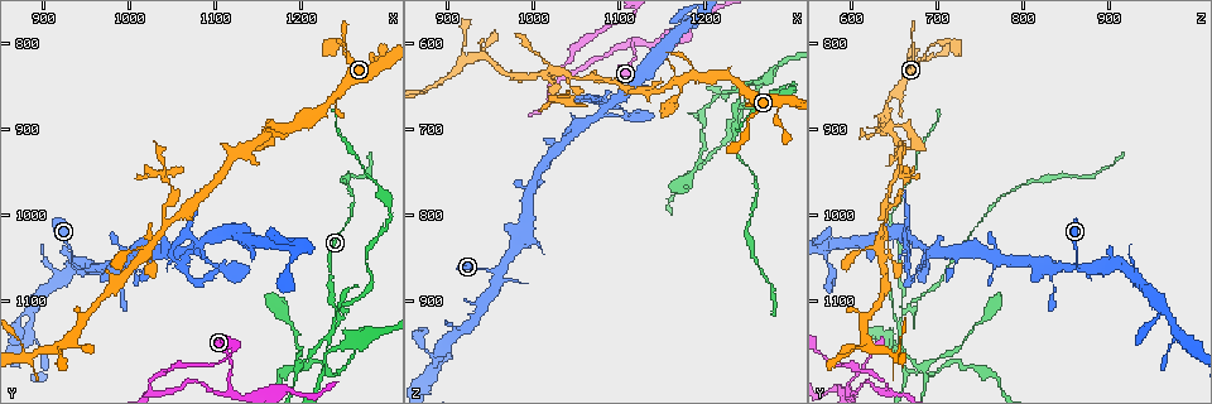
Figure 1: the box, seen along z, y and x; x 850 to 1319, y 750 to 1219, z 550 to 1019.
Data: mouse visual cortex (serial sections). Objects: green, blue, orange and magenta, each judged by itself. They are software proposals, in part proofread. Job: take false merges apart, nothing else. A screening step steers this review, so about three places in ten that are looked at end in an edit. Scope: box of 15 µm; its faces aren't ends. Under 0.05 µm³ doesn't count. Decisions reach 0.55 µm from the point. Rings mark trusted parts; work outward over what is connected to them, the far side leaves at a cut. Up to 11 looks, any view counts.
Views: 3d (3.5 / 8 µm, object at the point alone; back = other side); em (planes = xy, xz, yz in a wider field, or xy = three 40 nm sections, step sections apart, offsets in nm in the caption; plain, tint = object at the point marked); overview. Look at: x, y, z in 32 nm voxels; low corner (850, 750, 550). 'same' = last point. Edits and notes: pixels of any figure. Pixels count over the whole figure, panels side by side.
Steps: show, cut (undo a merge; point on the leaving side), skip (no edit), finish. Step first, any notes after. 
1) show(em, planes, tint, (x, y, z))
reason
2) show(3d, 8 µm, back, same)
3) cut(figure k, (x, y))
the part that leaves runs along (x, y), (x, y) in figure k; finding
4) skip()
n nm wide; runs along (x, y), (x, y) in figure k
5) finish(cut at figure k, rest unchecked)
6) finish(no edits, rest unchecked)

show(3d, 3.5 µm, back, (1220, 880, 635))
sudden change in width

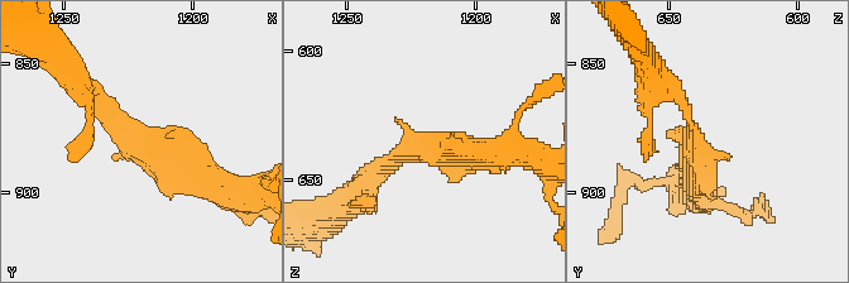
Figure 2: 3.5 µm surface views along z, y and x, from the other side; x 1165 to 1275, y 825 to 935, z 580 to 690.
show(em, xy, step 1, tint, (1220, 882, 639))

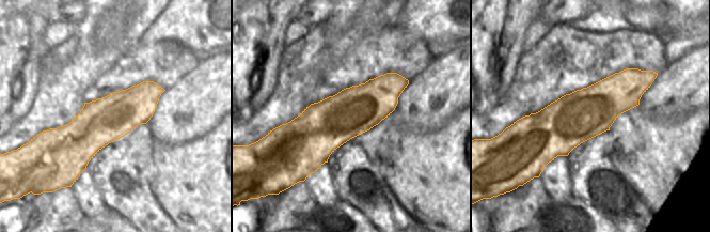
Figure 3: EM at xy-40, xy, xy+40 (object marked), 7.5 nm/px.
skip()
380 nm wide; runs along (650, 77), (561, 126), (521, 126) in figure 3; one cell here

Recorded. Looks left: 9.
show(3d, 3.5 µm, (1045, 1010, 635))
three arms meet

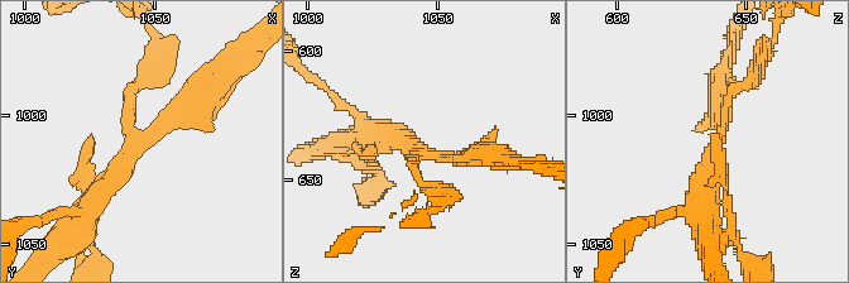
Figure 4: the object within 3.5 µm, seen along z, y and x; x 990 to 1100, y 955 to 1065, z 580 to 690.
show(em, planes, tint, (1046, 1010, 639))

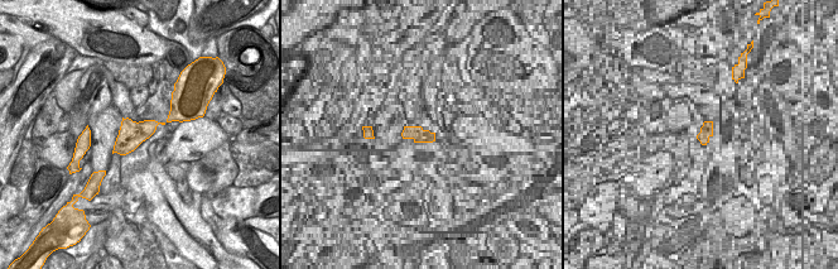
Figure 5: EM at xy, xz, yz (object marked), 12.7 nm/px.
cut(figure 4, (742, 86))
3 arms; arms of 150, 250, 300 nm; the part that leaves runs along (722, 130), (728, 99), (754, 76), (773, 33) in figure 4; two cells meet here

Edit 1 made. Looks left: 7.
show(overview)
see it whole again

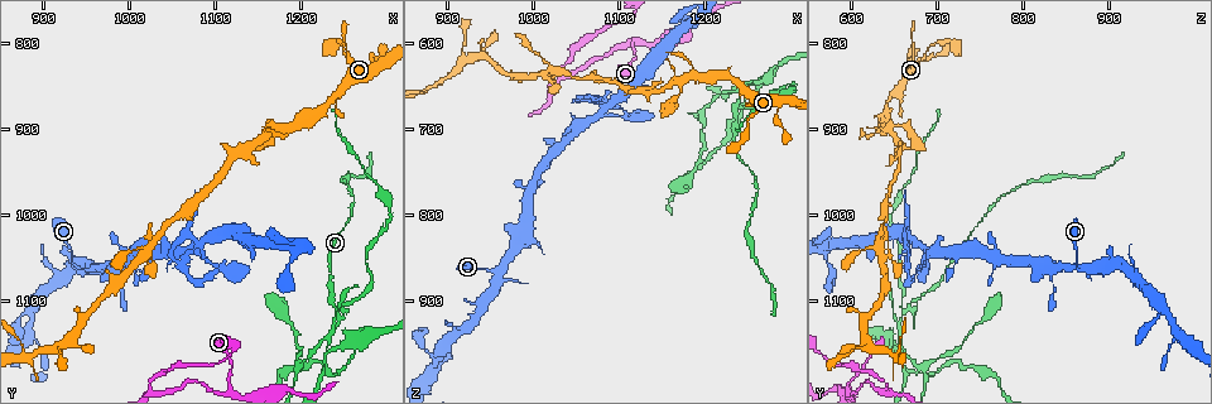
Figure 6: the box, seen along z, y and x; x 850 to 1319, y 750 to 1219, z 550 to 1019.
show(3d, 3.5 µm, back, (960, 1060, 865))
two arms in line, one across

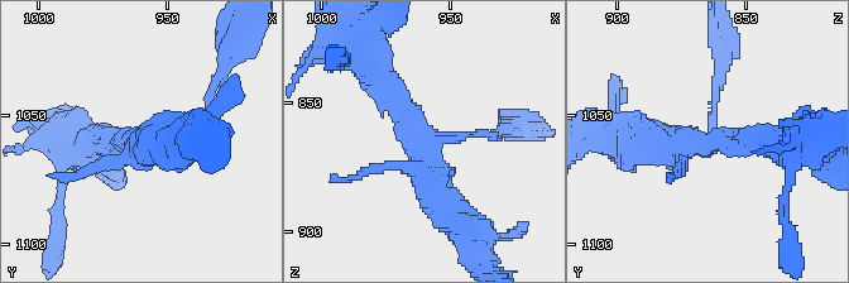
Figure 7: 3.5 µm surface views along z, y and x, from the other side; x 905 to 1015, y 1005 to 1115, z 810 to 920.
show(em, xy, step 2, tint, (958, 1061, 866))

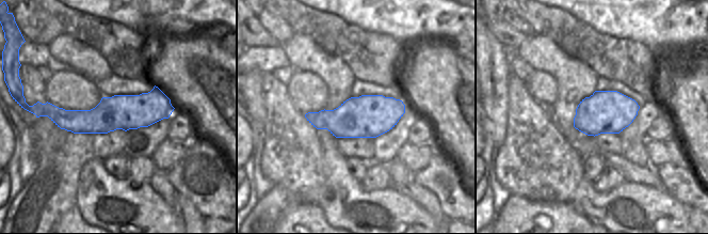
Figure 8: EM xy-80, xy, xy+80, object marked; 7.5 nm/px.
show(em, xy, step 5, tint, same)

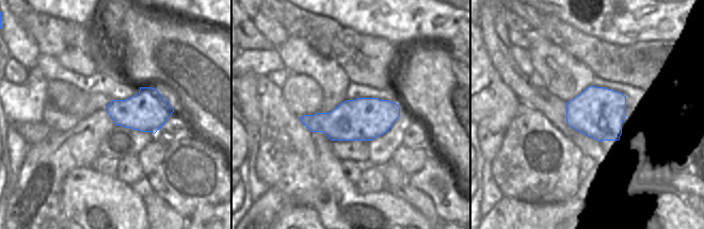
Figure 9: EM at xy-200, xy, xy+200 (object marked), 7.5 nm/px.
skip()
runs along (493, 137), (470, 133), (431, 143), (380, 81) in figure 7; all the same cell

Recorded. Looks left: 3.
show(3d, 3.5 µm, (1230, 1070, 710))
thin neck

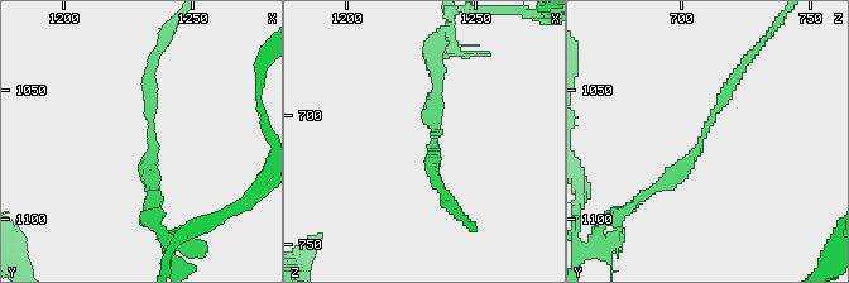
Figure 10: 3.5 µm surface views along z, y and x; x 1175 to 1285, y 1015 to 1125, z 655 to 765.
show(em, planes, tint, (1233, 1068, 709))
arms of 150, 200 nm; shape alone is not enough

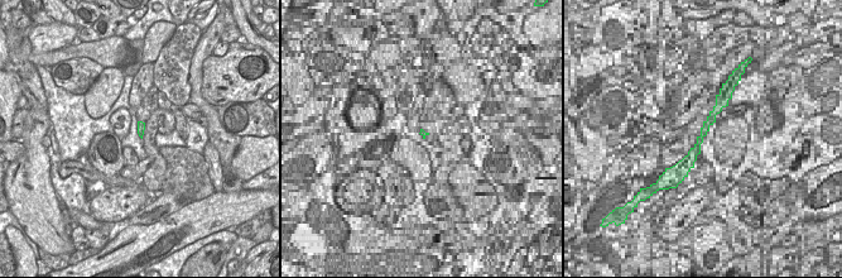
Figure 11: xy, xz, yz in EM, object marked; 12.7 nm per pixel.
skip()
runs along (748, 61), (696, 153), (651, 192) in figure 10; all the same cell

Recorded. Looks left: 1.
show(3d, 3.5 µm, (1115, 1200, 595))
sharp bend

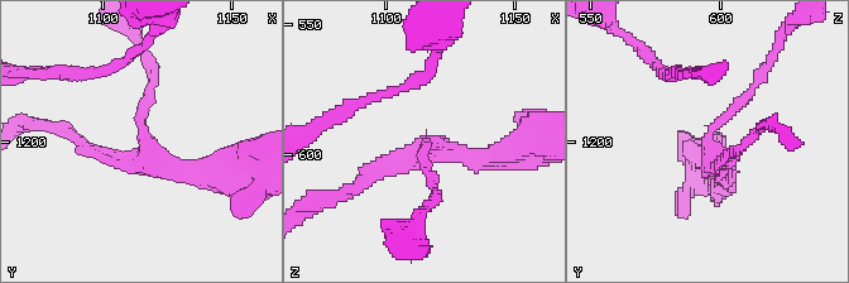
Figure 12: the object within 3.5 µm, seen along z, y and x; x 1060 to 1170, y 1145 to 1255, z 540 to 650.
skip()
3 arms; arms of 150, 200, 250 nm; runs along (152, 77), (144, 158), (202, 174) in figure 12; all the same cell

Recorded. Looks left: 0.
finish(cut at figure 4, rest unchecked)

